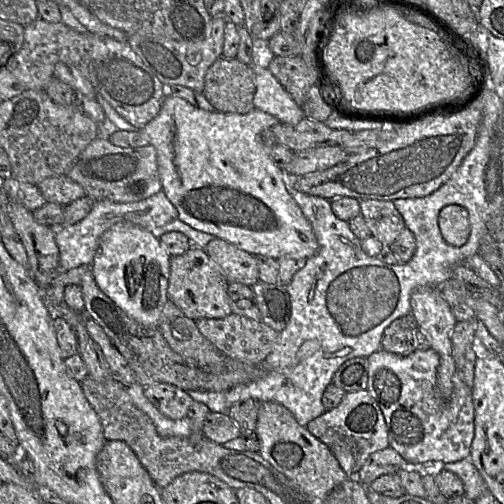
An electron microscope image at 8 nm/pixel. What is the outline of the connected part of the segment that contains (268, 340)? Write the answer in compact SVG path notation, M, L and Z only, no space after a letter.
M231 313L224 318L200 318L195 320L200 333L228 358L251 364L262 363L273 351L279 340L279 332L262 321Z

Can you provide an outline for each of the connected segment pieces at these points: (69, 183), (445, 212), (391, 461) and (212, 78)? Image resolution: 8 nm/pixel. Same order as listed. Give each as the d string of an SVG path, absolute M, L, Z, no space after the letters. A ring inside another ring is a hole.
M66 175L45 178L37 187L47 202L64 207L86 195L84 188Z
M461 205L443 207L438 215L438 226L444 241L452 246L461 246L470 235L468 211Z
M387 447L371 454L359 471L359 481L369 486L375 479L385 474L396 474L406 462L394 449Z
M218 58L207 70L202 94L215 111L246 114L254 109L253 66L236 58Z

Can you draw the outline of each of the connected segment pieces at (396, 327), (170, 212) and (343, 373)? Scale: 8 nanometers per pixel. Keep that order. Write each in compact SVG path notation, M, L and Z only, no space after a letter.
M412 314L399 317L392 321L383 332L381 349L398 356L408 356L416 350L415 333L418 330Z
M161 190L158 193L136 202L113 202L109 200L95 200L95 203L86 217L79 222L60 226L55 229L55 240L59 249L59 267L61 270L69 270L82 265L91 265L94 255L98 249L100 237L113 225L120 222L131 222L159 238L171 231L178 231L185 234L192 243L192 246L204 248L214 235L196 230L182 222L178 212L167 196Z
M365 357L347 360L335 372L331 384L346 393L365 391L368 385L368 367Z

